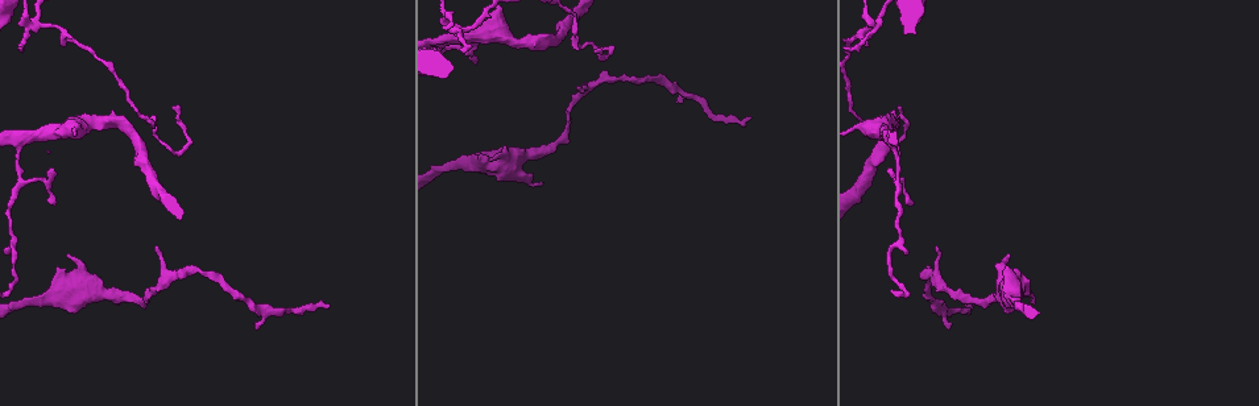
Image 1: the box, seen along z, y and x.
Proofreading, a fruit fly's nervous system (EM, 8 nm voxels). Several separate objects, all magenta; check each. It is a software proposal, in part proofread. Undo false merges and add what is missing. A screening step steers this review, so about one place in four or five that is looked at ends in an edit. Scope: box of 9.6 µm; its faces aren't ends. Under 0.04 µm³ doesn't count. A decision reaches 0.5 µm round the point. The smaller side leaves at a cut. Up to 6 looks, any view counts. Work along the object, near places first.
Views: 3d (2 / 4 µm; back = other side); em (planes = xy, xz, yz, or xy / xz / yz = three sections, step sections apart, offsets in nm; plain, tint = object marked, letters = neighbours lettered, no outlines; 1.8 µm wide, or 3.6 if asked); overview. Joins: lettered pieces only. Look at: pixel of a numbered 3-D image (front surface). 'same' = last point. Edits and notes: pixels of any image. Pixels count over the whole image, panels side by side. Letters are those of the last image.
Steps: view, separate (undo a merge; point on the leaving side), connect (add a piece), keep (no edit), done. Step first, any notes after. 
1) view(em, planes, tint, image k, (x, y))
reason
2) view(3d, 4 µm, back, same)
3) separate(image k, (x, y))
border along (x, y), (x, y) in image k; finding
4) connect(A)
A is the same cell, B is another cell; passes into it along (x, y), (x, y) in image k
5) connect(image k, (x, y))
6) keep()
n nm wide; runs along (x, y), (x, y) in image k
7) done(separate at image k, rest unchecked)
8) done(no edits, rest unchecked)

view(3d, 2 µm, image 1, (118, 304))
free end

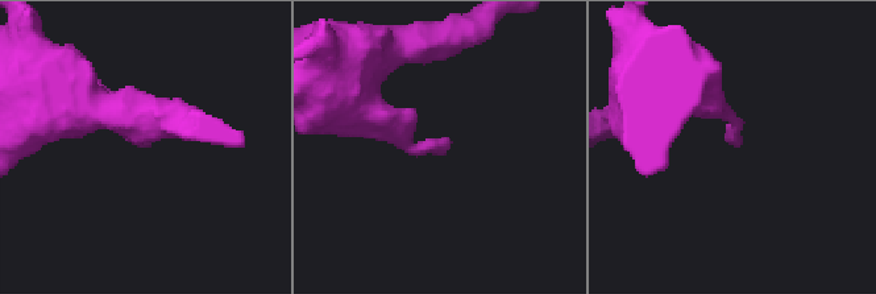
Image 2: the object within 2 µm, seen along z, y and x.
view(em, planes, letters, image 2, (740, 140))

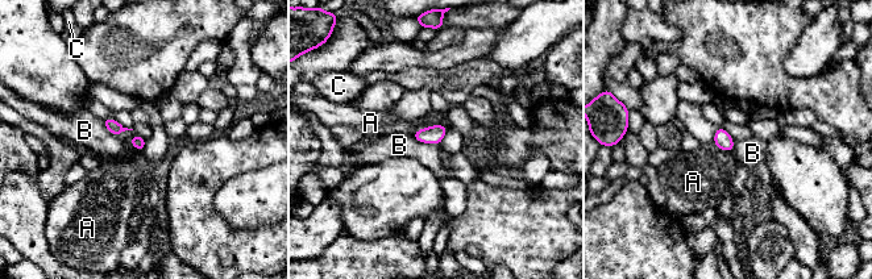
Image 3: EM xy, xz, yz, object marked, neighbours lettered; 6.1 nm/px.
keep()
B touches over 200 nm; A, B and C are other cells; border along (102, 120), (112, 133), (132, 130) in image 3; none of them fits

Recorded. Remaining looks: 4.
view(em, planes, letters, image 1, (489, 161))
thin end

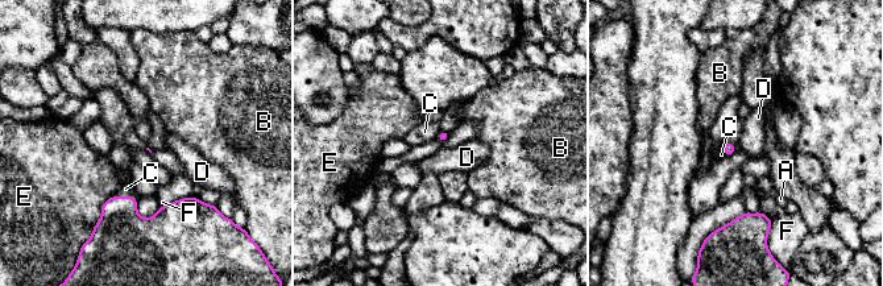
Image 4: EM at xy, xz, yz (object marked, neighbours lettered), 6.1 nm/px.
connect(C)
F touches over 240 nm; C is the same cell, A, B, D, E and F are other cells; the neuron continues

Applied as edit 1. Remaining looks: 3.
view(overview)

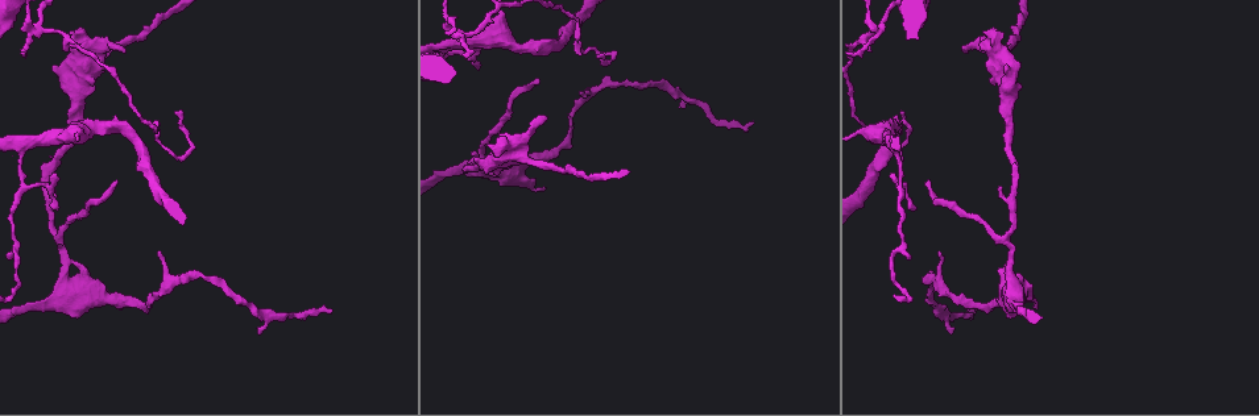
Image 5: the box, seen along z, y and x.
view(em, yz, step 16, tint, image 5, (331, 309))
thin end

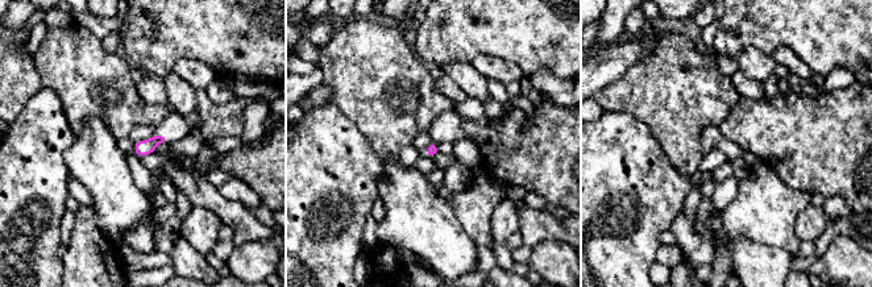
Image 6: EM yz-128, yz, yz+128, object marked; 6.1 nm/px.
view(em, xz, step 4, letters, same)

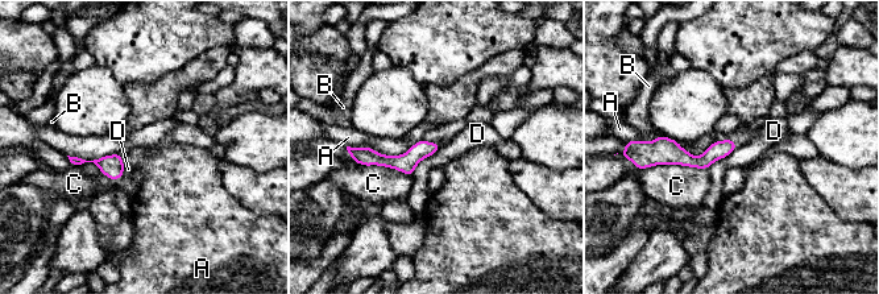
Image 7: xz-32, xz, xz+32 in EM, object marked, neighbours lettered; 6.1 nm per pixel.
keep()
A, B, C and D are other cells; border along (440, 145), (415, 166), (413, 174) in image 7; no lettered piece goes on from it

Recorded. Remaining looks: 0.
done(connect at image 4, rest unchecked)

